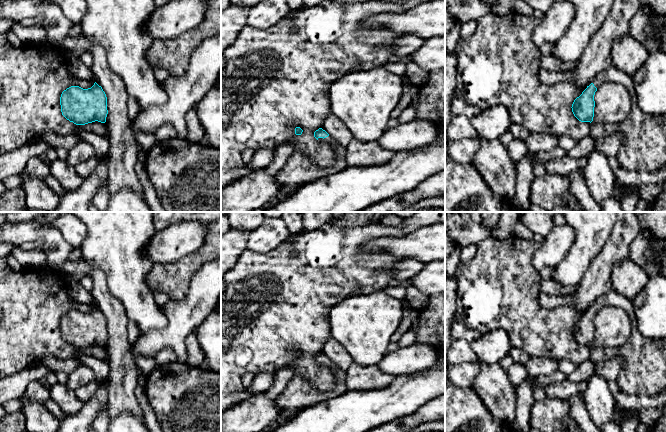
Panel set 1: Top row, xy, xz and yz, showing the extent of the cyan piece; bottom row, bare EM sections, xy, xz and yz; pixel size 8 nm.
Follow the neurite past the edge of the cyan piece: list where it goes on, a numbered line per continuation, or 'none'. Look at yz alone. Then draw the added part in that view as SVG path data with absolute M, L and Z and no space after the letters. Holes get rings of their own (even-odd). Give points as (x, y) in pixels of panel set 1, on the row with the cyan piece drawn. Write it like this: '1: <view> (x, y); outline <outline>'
1: yz (613, 75); outline M611 66L608 70L602 71L594 79L593 84L598 89L603 83L612 82L622 84L629 94L634 94L634 84L632 77L618 70L615 66Z

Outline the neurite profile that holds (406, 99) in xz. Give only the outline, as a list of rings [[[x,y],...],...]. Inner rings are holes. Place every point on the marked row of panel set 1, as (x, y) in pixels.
[[[405,77],[403,78],[402,87],[403,87],[403,93],[401,96],[401,99],[398,103],[398,105],[394,108],[394,110],[391,112],[391,118],[398,119],[401,115],[401,113],[411,105],[412,97],[410,93],[410,88],[408,85],[408,82],[406,81]]]

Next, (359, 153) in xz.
[[[355,138],[350,141],[346,150],[347,167],[383,164],[392,160],[396,153],[385,149],[378,141],[361,142]]]

